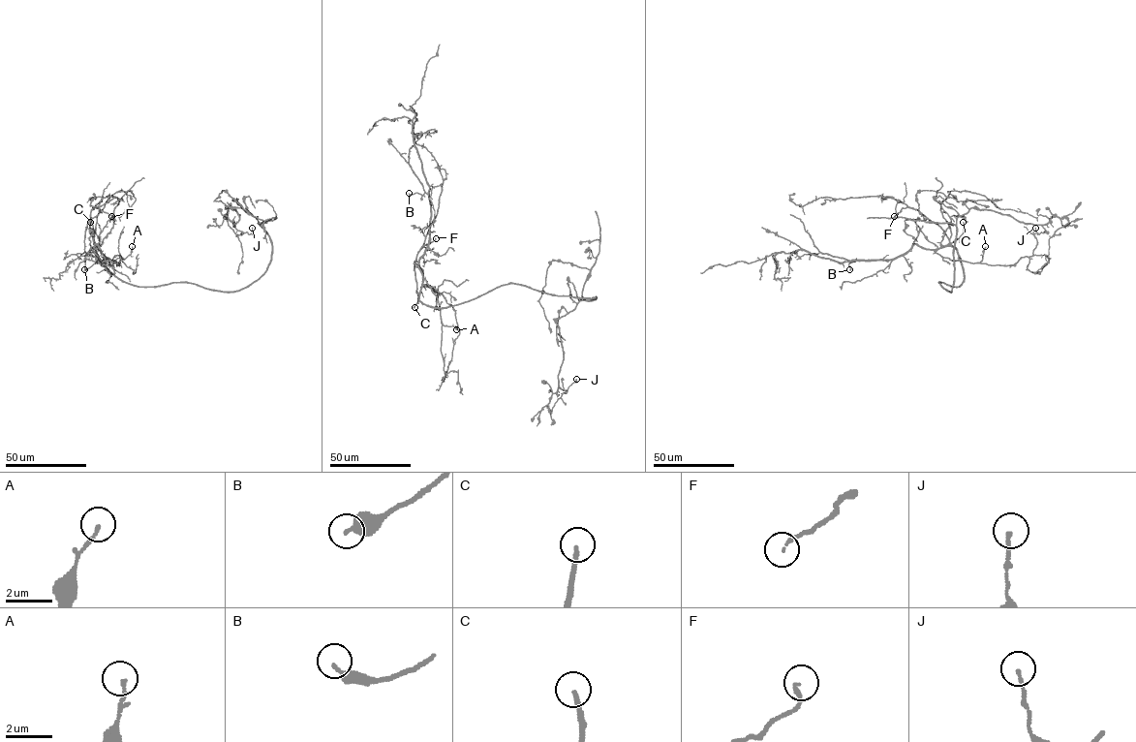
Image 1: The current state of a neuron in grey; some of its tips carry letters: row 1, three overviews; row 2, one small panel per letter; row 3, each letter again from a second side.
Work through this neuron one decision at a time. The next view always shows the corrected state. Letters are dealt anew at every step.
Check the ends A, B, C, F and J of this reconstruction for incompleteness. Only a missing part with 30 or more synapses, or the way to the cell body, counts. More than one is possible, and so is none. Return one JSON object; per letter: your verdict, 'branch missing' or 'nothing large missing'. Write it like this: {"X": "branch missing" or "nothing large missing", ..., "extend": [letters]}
{"A": "nothing large missing", "B": "nothing large missing", "C": "branch missing", "F": "nothing large missing", "J": "nothing large missing", "extend": ["C"]}

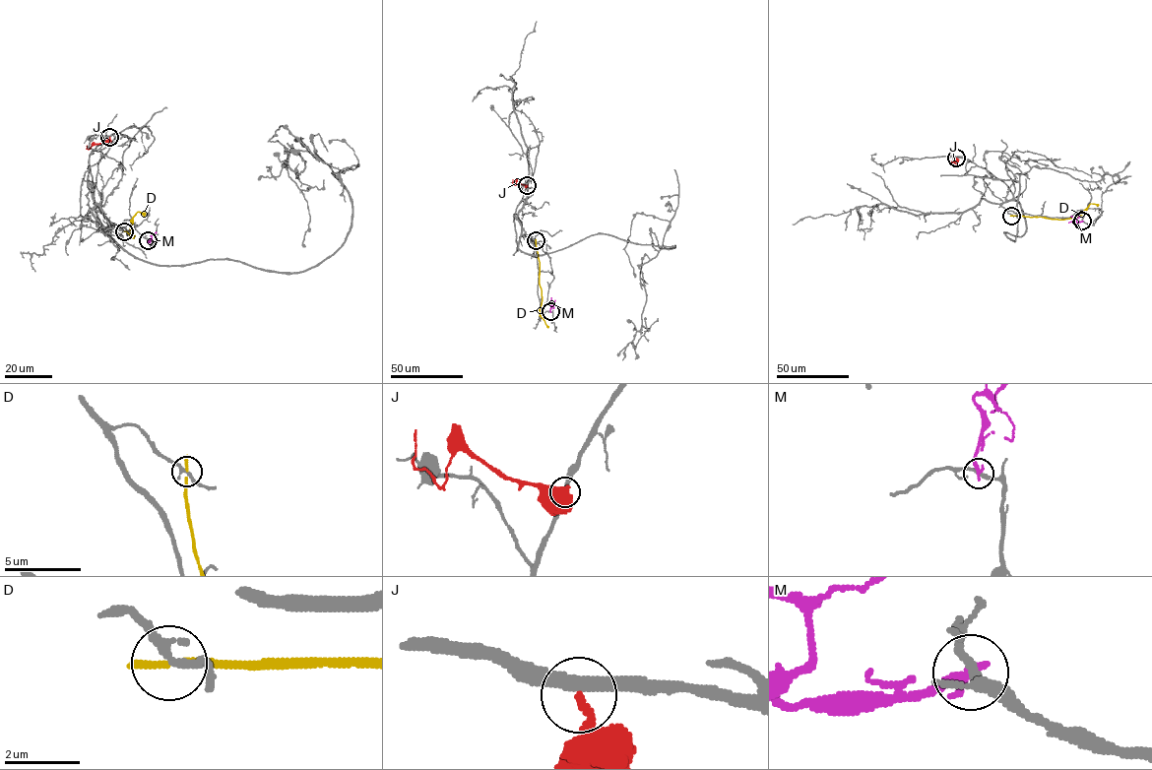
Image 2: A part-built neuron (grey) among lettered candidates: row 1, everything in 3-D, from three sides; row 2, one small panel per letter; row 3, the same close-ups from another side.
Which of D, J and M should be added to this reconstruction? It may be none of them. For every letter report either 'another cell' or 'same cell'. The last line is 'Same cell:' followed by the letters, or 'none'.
D: another cell
J: another cell
M: another cell
Same cell: none

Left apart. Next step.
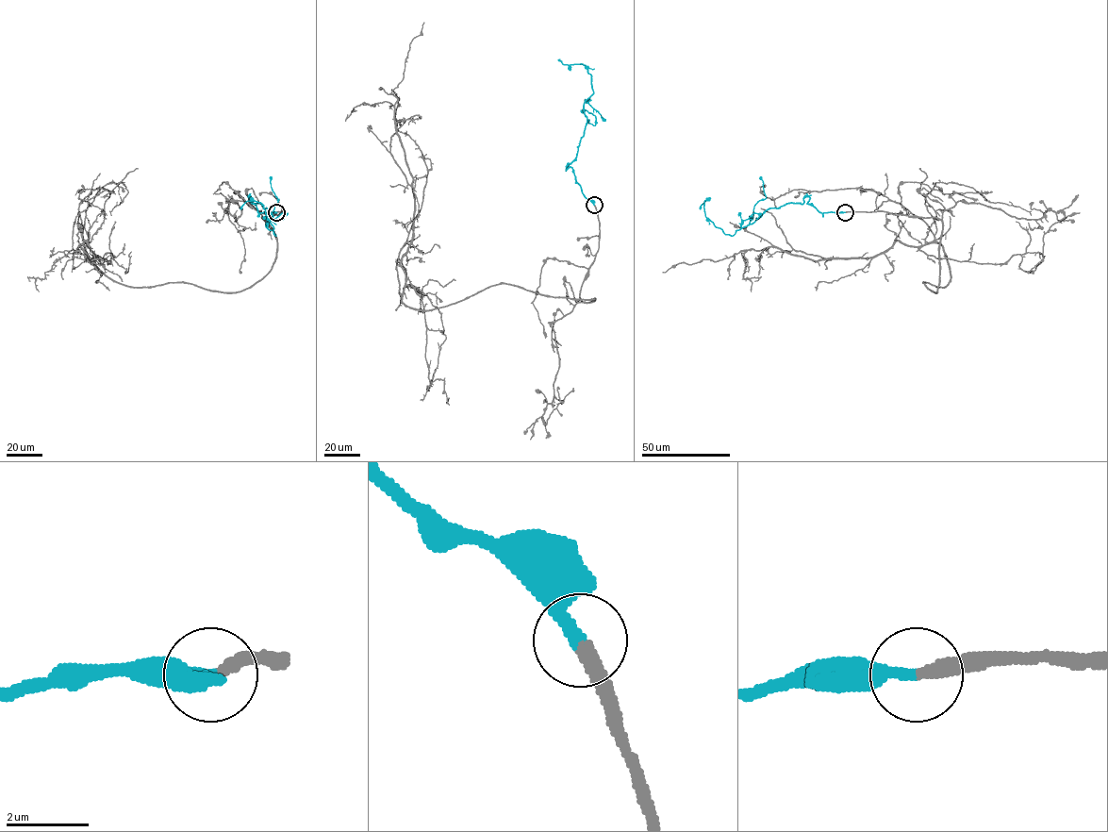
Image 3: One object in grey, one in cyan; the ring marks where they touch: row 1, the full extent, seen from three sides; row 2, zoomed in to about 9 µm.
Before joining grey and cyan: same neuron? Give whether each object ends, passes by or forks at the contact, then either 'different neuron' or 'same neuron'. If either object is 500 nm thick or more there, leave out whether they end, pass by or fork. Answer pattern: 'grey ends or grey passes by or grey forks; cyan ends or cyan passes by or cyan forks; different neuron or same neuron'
grey ends; cyan ends; same neuron

